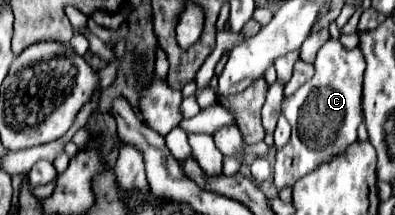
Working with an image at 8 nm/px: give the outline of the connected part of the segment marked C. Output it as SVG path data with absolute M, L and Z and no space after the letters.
M328 39L316 55L316 61L314 61L316 73L314 73L314 77L310 81L306 81L292 97L284 97L282 113L288 119L288 123L292 125L292 137L276 153L274 183L276 183L278 189L282 189L286 185L292 187L300 177L312 173L316 167L320 167L322 163L326 163L332 157L340 155L348 145L352 145L356 141L356 129L364 121L364 115L362 115L362 83L365 68L366 63L360 47L346 51L340 41Z

